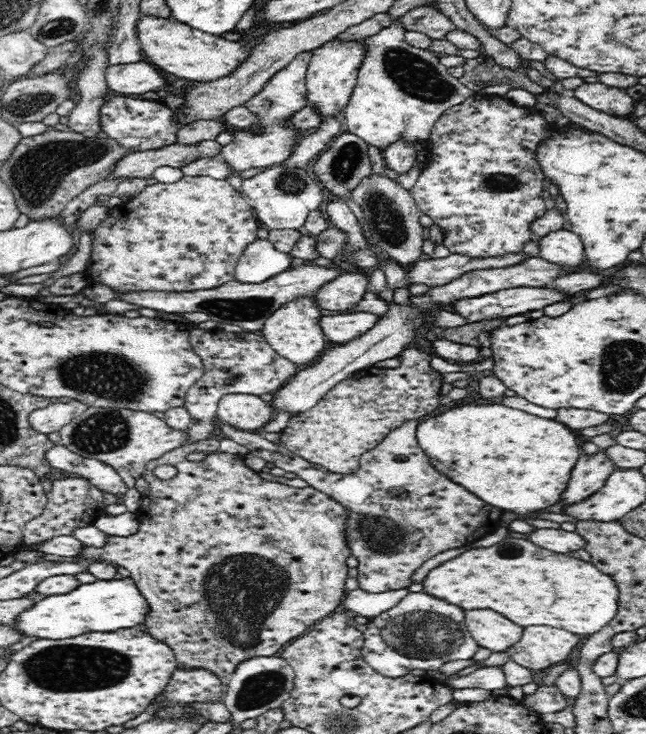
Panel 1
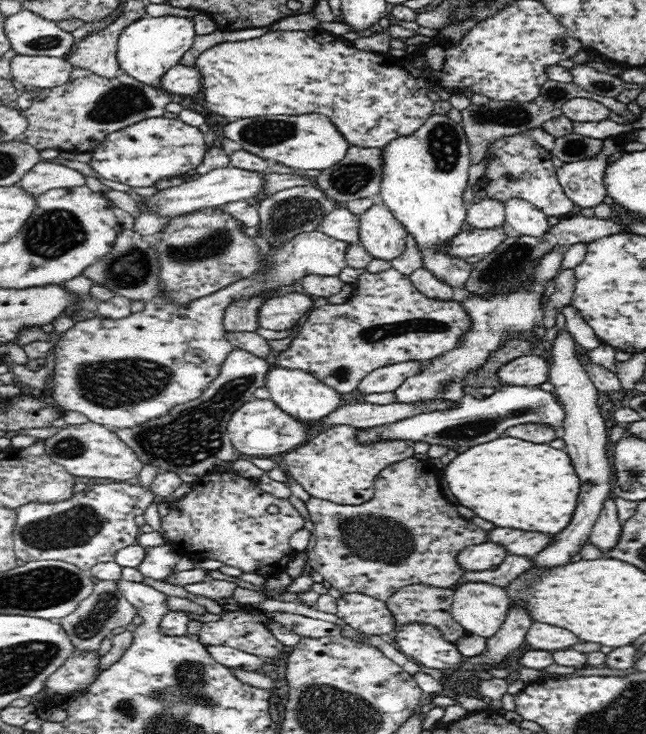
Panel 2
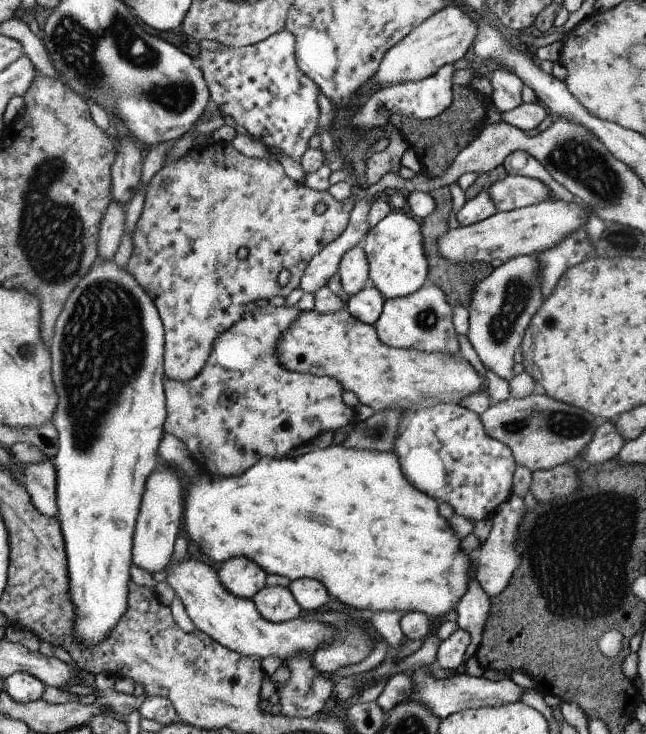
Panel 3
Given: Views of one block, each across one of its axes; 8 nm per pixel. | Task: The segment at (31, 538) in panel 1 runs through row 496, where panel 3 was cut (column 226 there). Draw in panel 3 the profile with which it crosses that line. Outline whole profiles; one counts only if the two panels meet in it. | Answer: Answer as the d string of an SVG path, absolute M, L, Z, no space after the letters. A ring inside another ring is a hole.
M282 29L263 41L237 49L200 48L195 60L211 92L210 103L217 104L224 118L230 118L234 126L243 126L250 138L260 140L266 148L280 148L285 155L300 160L319 126L321 90L298 66L294 33Z

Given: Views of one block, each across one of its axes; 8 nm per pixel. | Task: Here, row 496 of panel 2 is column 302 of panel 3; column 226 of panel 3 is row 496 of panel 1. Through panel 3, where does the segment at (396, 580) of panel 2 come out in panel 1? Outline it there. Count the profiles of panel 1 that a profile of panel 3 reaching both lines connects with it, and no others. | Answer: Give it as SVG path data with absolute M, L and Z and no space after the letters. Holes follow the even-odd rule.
M409 420L392 432L372 450L368 450L360 457L360 466L352 474L338 474L314 466L311 462L296 456L286 447L272 443L264 438L264 434L255 431L244 431L234 428L231 424L219 421L220 432L225 438L230 438L242 446L246 446L250 453L263 458L266 462L274 462L275 466L286 472L294 472L298 478L306 480L308 486L331 496L347 510L346 541L351 555L358 559L359 589L370 593L382 593L390 590L408 588L412 584L414 572L432 556L460 548L474 542L486 534L492 534L498 528L502 510L488 506L466 488L450 480L446 475L438 472L430 463L424 450L417 441L417 428L420 420Z

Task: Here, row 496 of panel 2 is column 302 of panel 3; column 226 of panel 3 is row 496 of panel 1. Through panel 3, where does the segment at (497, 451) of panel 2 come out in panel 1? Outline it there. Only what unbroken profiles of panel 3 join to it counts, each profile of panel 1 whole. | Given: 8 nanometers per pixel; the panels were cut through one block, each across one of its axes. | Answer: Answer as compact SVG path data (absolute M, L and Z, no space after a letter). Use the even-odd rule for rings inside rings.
M499 400L486 406L454 403L446 412L418 424L417 441L434 468L450 480L470 490L490 506L512 510L516 514L528 514L556 504L560 494L566 490L572 468L580 458L580 446L570 430L554 419L540 418L503 406Z

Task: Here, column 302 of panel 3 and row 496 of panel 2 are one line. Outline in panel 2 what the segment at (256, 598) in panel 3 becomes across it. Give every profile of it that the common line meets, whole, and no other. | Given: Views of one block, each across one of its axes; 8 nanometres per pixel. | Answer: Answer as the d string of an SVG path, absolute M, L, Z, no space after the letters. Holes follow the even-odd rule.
M611 496L606 498L606 502L602 504L602 510L598 516L598 520L592 526L590 534L590 543L601 552L612 550L617 546L621 536L623 523L619 521L617 513L617 504Z

